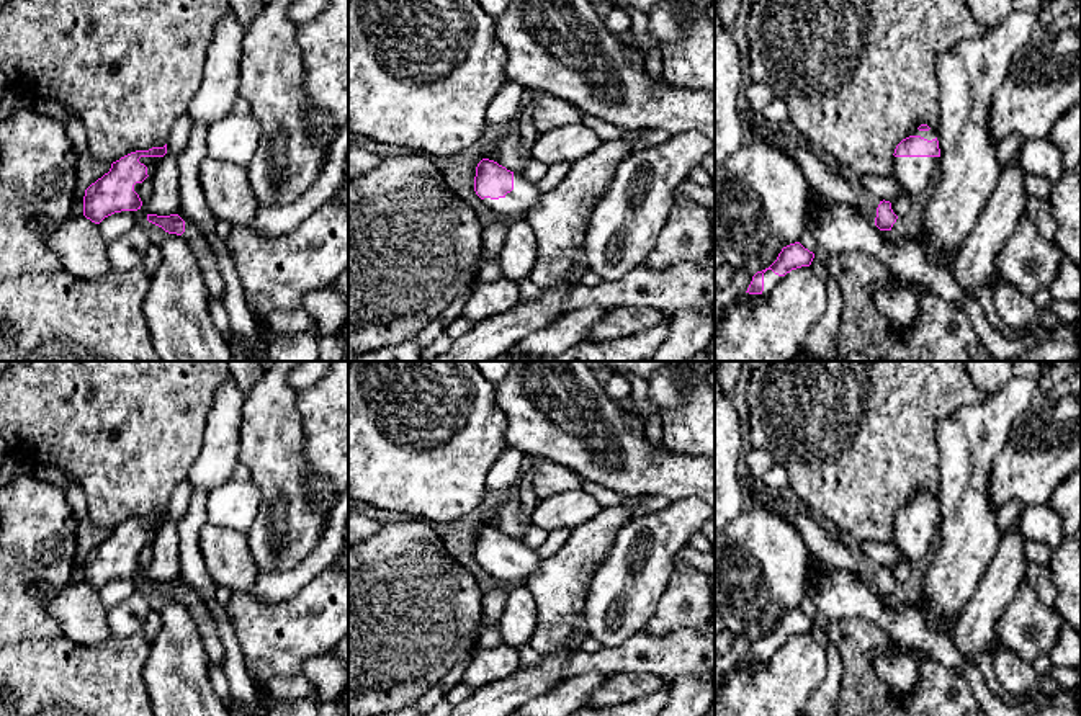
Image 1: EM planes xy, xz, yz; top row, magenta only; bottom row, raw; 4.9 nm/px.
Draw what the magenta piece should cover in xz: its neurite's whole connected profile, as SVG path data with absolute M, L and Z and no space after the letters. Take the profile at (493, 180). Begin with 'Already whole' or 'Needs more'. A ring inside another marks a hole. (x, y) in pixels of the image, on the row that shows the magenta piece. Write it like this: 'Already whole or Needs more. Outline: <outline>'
Needs more. Outline: M482 159L476 167L474 191L484 204L505 217L525 216L538 204L541 195L522 173L489 159Z

